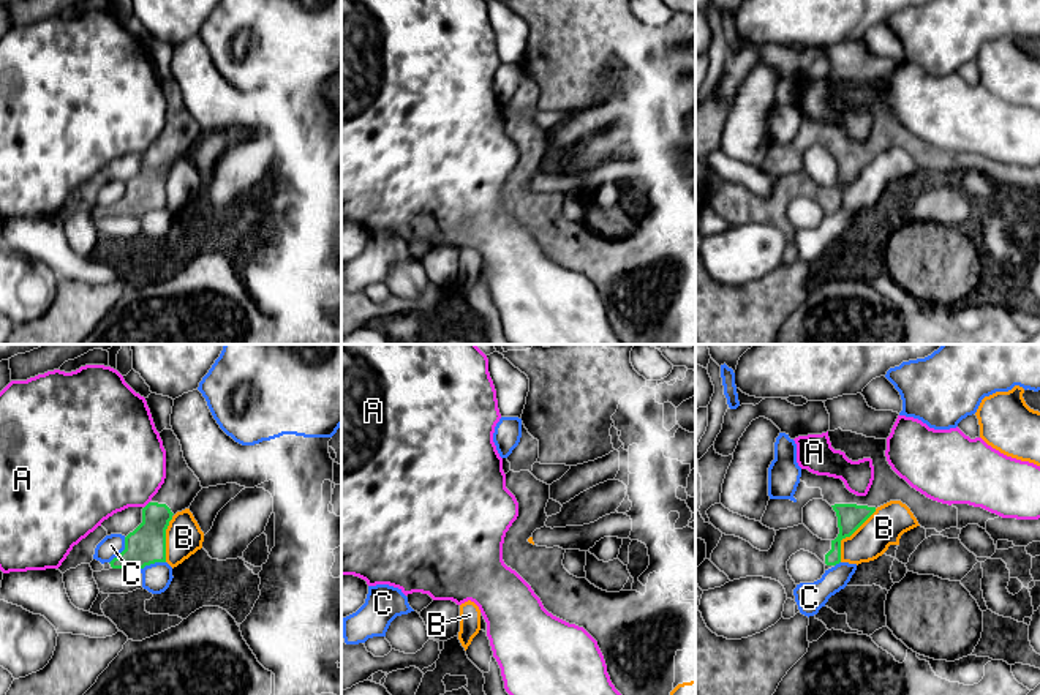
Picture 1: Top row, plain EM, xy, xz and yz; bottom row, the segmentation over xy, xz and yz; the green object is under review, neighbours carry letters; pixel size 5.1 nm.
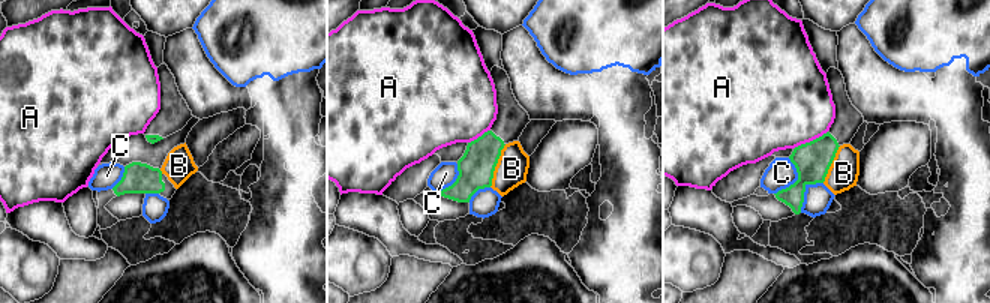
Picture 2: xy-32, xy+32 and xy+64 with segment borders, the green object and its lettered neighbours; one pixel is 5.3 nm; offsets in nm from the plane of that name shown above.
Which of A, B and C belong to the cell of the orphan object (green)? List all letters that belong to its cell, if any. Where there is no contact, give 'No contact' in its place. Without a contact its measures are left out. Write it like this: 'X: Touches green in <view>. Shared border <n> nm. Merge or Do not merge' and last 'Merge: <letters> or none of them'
A: Touches green in xy. Shared border 50 nm. Do not merge
B: Touches green in yz. Shared border 320 nm. Do not merge
C: Touches green in xy. Shared border 160 nm. Do not merge
Merge: none of them

